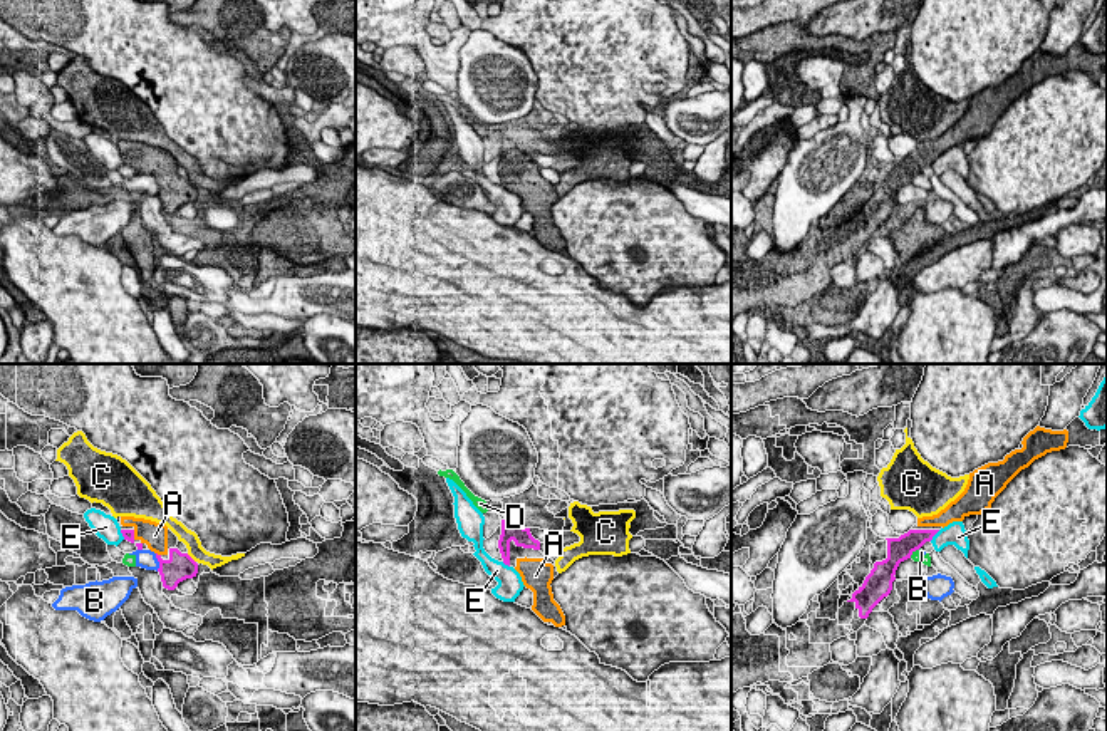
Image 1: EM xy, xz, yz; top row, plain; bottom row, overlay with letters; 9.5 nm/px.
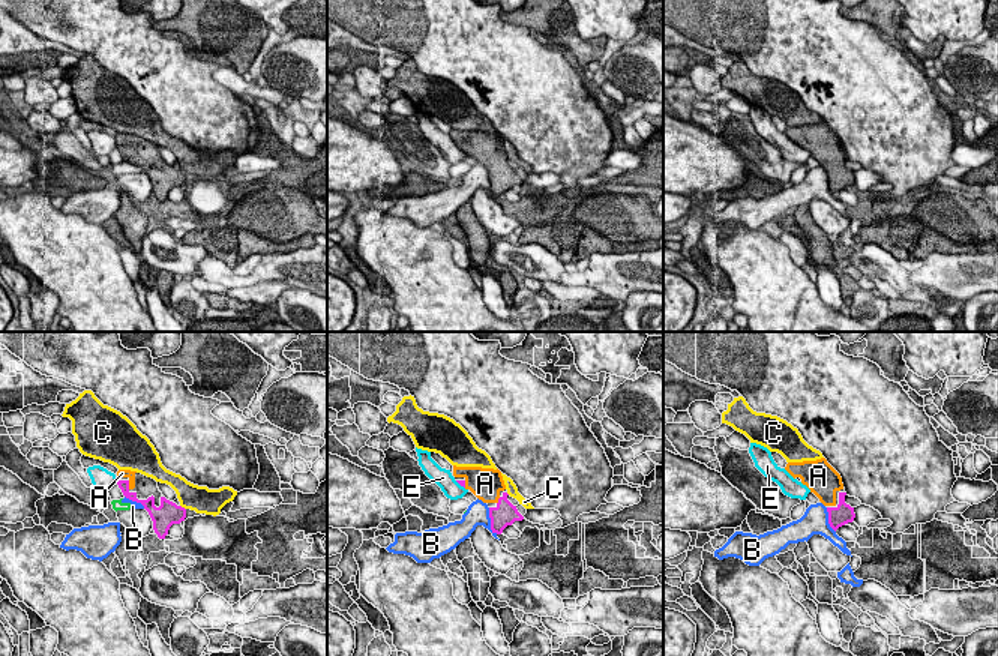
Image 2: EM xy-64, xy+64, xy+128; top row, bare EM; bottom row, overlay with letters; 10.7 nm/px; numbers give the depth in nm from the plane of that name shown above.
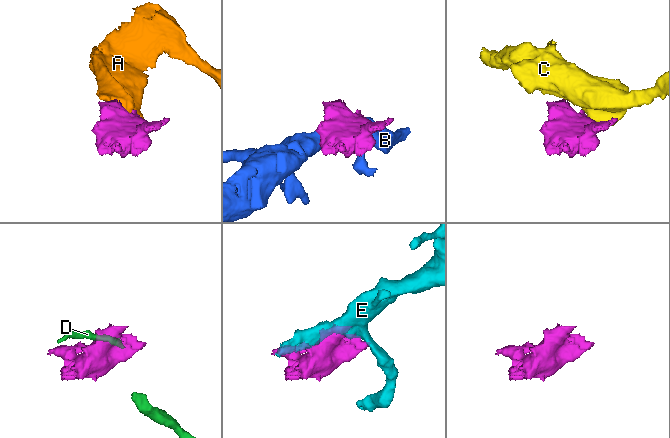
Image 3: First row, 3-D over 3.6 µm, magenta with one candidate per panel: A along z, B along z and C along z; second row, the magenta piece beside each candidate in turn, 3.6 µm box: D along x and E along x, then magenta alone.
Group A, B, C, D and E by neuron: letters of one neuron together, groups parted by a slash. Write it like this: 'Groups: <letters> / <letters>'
Groups: A / B D / C / E

